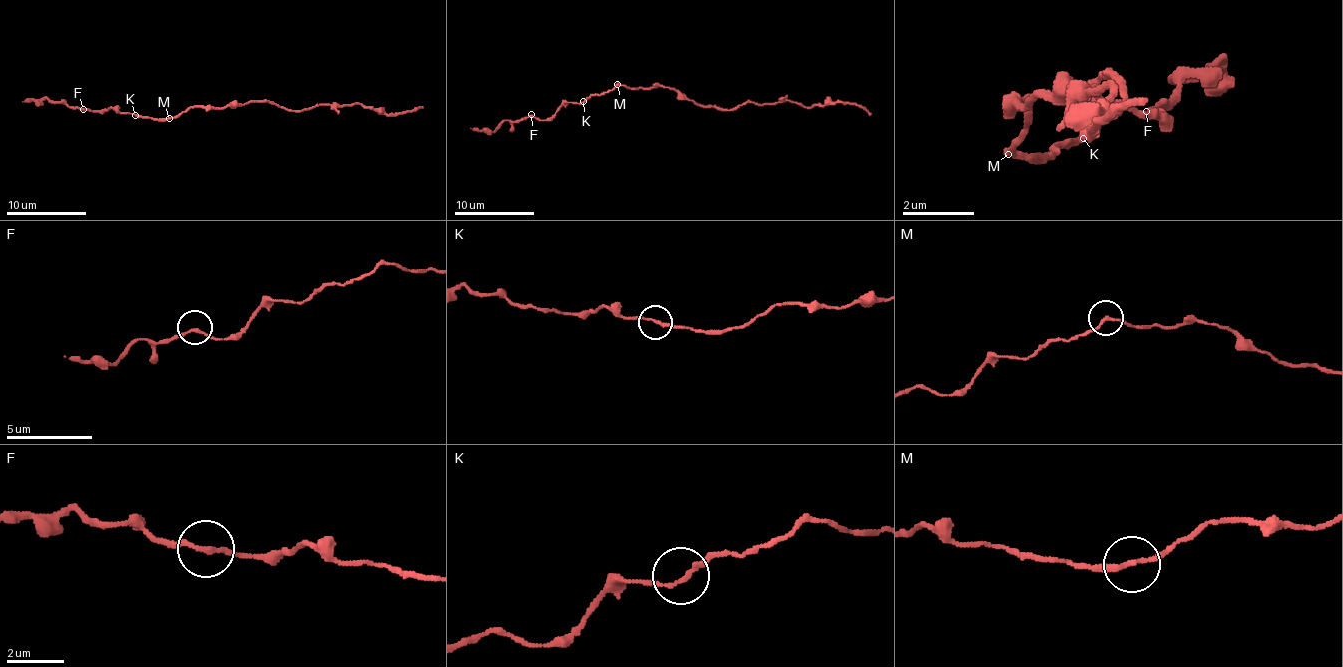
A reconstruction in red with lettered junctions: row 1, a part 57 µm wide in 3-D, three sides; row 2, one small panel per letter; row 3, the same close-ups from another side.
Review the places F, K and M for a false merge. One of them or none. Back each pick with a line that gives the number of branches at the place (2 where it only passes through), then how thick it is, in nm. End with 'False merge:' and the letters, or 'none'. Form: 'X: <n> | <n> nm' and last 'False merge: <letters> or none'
False merge: none

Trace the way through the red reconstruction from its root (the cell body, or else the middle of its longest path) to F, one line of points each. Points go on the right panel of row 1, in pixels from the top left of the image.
F: (1029, 102), (1029, 129), (1011, 147), (1020, 156), (1074, 147), (1119, 102), (1146, 111)

